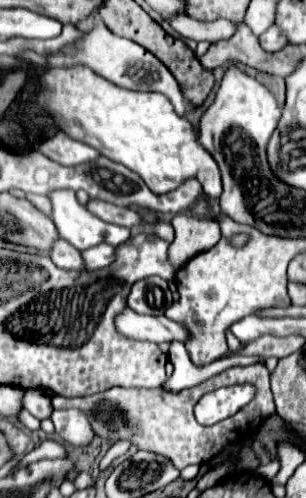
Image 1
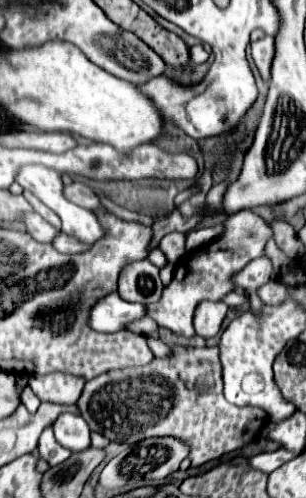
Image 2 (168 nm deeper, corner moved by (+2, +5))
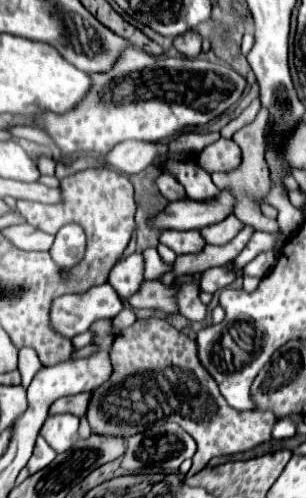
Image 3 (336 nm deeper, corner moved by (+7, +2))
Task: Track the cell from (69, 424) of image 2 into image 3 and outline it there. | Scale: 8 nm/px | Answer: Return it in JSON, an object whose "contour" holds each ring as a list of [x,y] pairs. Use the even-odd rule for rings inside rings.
{"contour":[[[66,412],[48,416],[40,430],[40,436],[60,454],[72,446],[76,432],[78,432],[78,416]]]}

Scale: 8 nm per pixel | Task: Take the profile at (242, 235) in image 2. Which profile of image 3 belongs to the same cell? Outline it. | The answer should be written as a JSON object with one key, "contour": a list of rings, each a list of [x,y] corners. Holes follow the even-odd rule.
{"contour":[[[144,280],[140,284],[140,290],[136,294],[132,294],[126,300],[128,306],[132,306],[134,310],[138,308],[152,308],[152,310],[164,310],[164,312],[176,312],[176,300],[174,300],[174,288],[168,288],[160,282],[150,282]]]}

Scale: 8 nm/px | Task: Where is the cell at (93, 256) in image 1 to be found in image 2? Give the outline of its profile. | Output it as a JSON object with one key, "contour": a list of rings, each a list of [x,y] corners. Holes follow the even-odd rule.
{"contour":[[[61,233],[61,235],[57,237],[57,243],[53,243],[53,245],[55,245],[55,249],[57,249],[59,253],[67,253],[67,255],[75,255],[75,253],[87,253],[87,251],[91,249],[91,245],[81,243],[79,239],[69,237],[69,235],[65,235],[65,233]]]}

